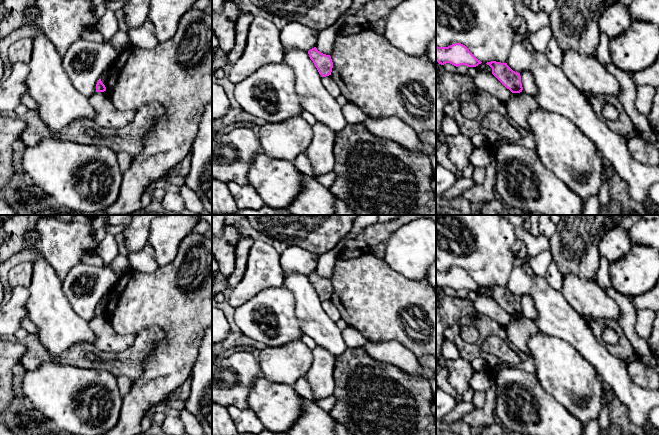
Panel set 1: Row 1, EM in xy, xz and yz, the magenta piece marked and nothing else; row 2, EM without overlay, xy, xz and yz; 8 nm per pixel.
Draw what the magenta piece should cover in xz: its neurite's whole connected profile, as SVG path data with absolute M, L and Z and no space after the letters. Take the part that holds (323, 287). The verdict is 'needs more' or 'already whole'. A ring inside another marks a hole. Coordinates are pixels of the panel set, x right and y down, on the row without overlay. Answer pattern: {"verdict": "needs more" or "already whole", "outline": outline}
{"verdict": "needs more", "outline": "M316 271L308 275L310 283L313 285L319 298L323 301L322 307L328 317L336 322L341 318L341 313L337 306L331 301L333 286L330 279L326 279L317 274Z"}

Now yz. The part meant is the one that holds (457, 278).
{"verdict": "already whole", "outline": "M455 267L448 271L436 270L436 285L441 289L450 287L456 291L461 289L476 291L482 287L461 267Z"}

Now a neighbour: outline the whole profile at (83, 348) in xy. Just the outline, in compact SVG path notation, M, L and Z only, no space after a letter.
M152 326L135 333L134 343L122 352L103 352L93 344L84 342L74 344L64 351L58 360L83 369L105 369L116 377L126 376L134 382L142 375L142 363L152 358L158 347L165 342L165 333L158 326ZM87 353L96 354L100 361L90 361L86 357Z

